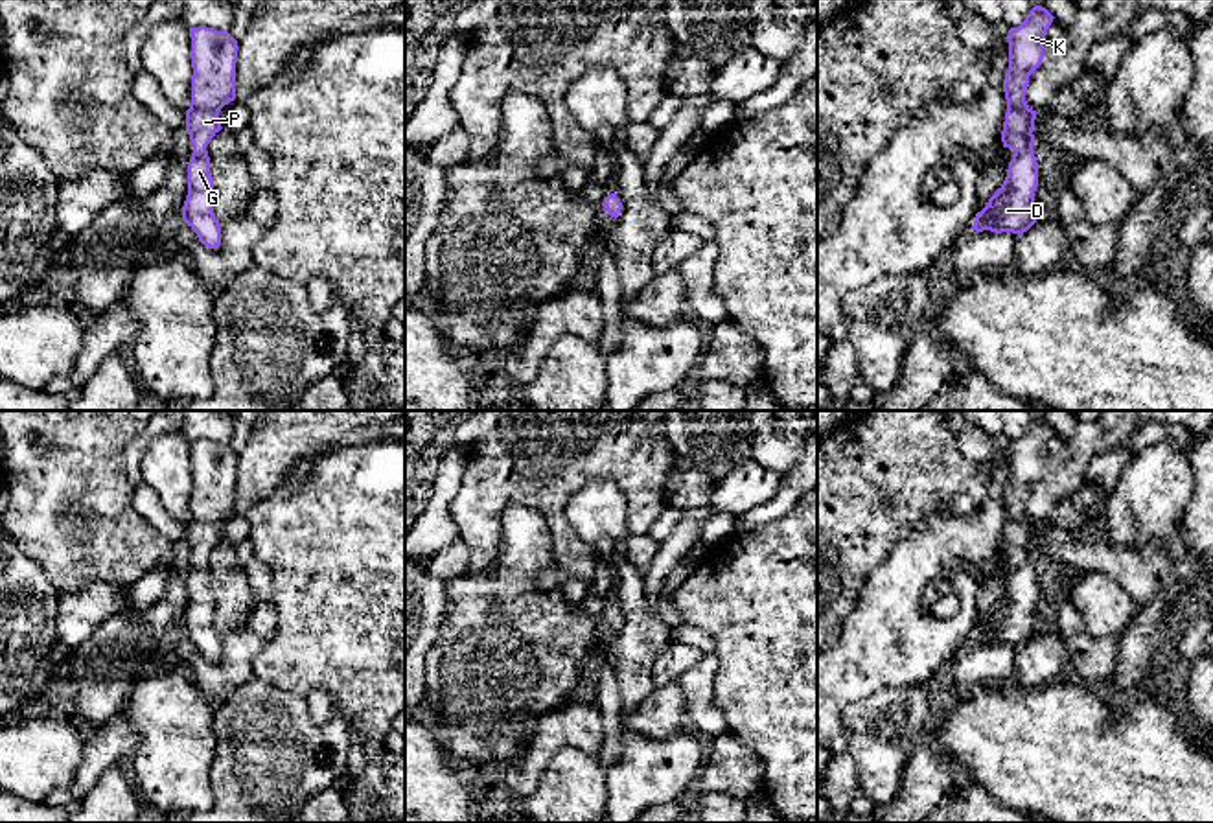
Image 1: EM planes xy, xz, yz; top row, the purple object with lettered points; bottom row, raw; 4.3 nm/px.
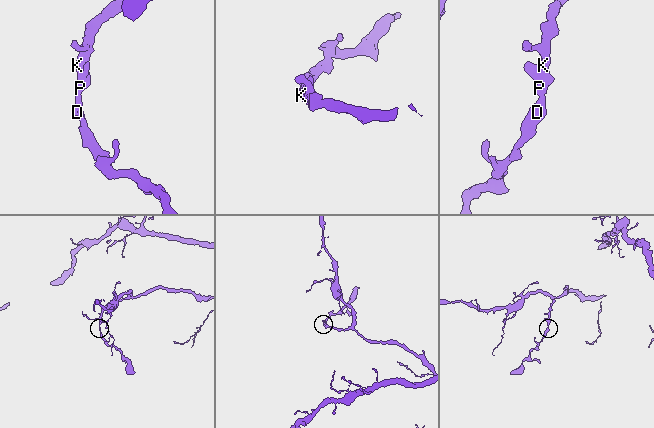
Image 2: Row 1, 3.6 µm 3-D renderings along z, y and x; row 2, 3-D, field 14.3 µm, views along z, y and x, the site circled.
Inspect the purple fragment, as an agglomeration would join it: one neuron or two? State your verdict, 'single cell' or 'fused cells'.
single cell

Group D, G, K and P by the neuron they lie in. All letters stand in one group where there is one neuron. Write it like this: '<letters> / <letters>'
D G K P

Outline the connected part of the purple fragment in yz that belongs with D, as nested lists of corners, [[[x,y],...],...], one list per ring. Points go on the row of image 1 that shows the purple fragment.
[[[1034,6],[1025,20],[1018,28],[1011,28],[1005,37],[1009,42],[1009,70],[1003,79],[1007,112],[1001,142],[1014,155],[1001,188],[976,214],[972,226],[976,232],[1022,236],[1036,223],[1038,162],[1033,153],[1033,129],[1038,112],[1027,105],[1025,90],[1029,75],[1042,64],[1045,35],[1053,18],[1045,7]]]

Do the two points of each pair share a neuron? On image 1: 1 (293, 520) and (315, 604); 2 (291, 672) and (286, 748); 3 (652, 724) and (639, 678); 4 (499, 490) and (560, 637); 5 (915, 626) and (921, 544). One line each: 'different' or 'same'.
1: same
2: different
3: different
4: different
5: same

